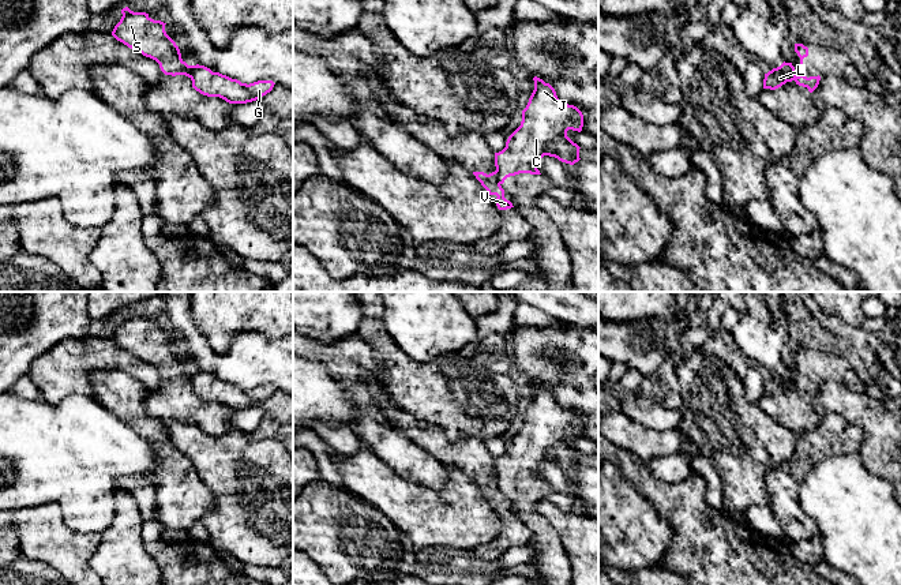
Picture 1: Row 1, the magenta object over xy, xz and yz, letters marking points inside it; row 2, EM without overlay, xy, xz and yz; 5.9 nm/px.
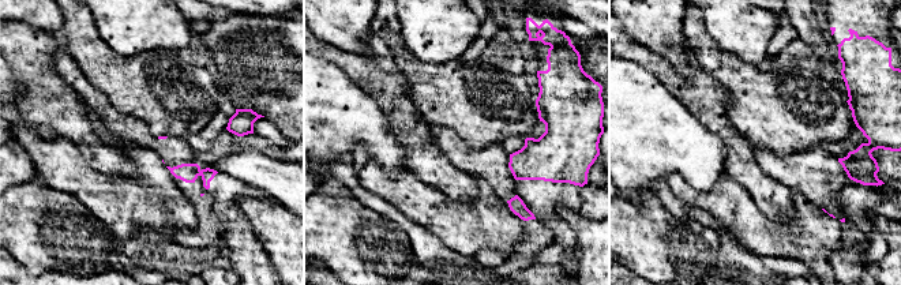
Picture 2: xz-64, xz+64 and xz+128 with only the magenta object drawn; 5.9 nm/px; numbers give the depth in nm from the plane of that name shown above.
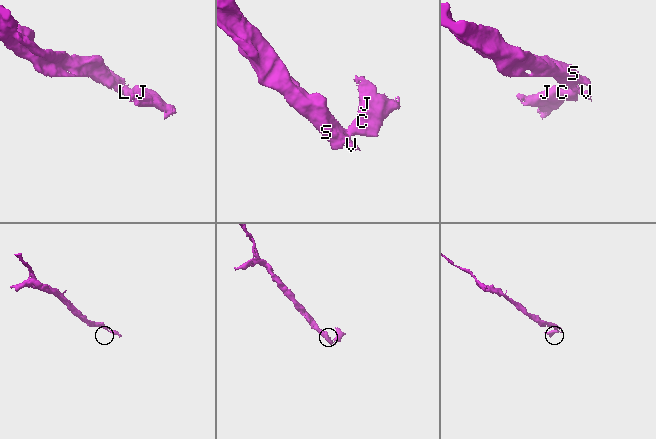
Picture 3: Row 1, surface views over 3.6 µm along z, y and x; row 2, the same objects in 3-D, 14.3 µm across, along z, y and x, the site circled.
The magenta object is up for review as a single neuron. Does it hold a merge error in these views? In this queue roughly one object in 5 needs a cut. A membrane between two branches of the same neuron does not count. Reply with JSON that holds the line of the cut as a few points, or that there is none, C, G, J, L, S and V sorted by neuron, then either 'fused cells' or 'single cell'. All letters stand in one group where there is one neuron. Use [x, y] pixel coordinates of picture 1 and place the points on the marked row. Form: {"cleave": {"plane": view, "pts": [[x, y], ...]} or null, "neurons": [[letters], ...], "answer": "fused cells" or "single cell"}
{"cleave": {"plane": "xz", "pts": [[495, 171], [499, 184]]}, "neurons": [["C", "G", "J", "L"], ["S", "V"]], "answer": "fused cells"}

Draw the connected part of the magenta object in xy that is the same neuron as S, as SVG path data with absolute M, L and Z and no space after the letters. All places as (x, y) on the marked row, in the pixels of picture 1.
M128 7L123 8L121 14L120 22L112 31L117 41L155 60L165 75L191 78L189 65L165 31L166 23L151 19L146 12L134 12Z

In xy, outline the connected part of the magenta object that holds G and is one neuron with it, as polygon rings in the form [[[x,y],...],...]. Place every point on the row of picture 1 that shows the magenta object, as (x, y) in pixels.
[[[189,65],[192,87],[203,95],[219,97],[229,104],[247,104],[260,100],[274,87],[273,80],[241,83],[204,65]]]

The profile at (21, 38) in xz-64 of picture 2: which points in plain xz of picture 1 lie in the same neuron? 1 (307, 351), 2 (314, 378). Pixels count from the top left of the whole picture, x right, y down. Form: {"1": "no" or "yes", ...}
{"1": "yes", "2": "no"}

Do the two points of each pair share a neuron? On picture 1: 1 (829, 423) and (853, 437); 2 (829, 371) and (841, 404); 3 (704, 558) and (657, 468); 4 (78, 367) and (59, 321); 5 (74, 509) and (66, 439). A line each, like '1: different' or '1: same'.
1: same
2: different
3: different
4: different
5: same

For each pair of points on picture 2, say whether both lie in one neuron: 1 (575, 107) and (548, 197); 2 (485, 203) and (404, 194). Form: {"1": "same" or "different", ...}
{"1": "same", "2": "same"}

